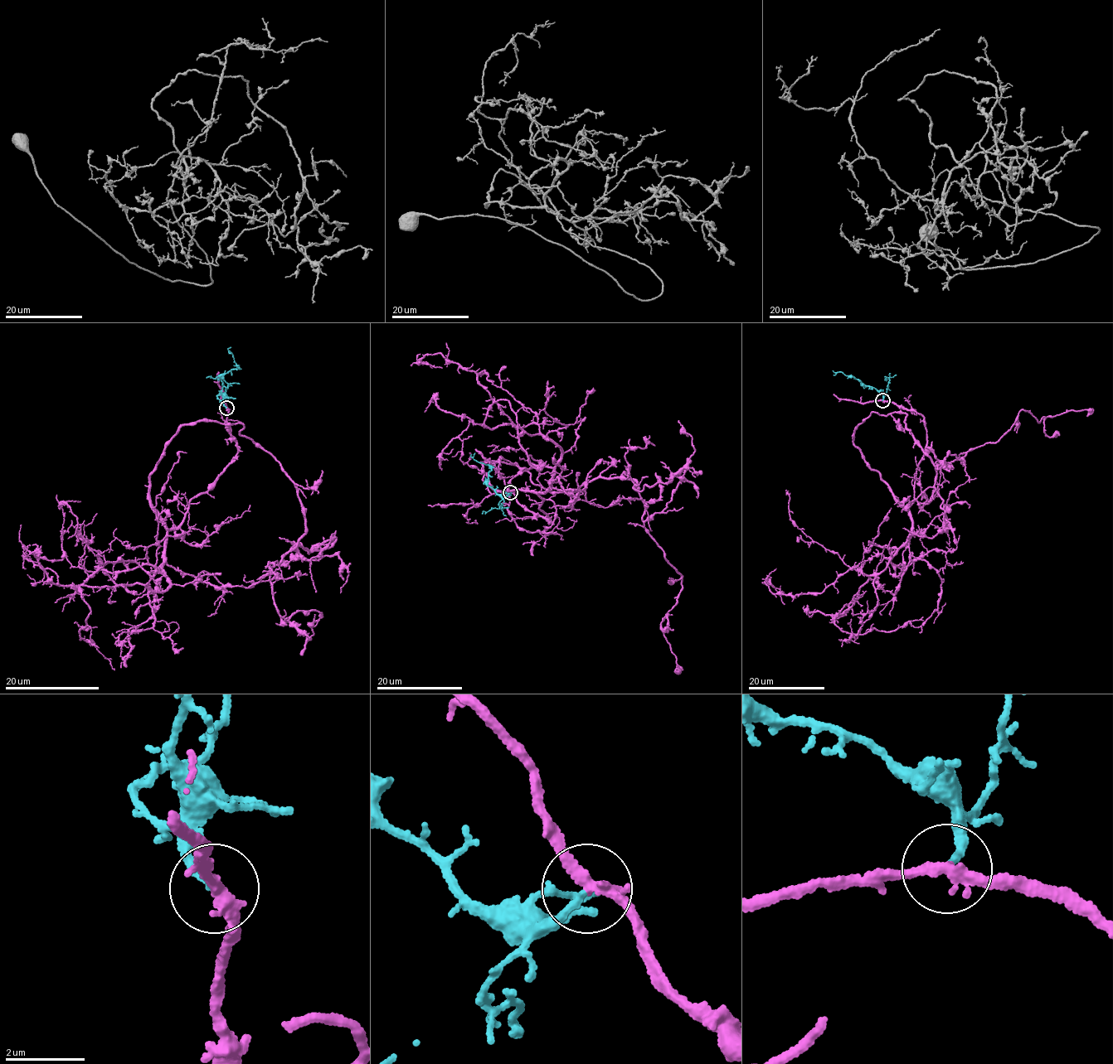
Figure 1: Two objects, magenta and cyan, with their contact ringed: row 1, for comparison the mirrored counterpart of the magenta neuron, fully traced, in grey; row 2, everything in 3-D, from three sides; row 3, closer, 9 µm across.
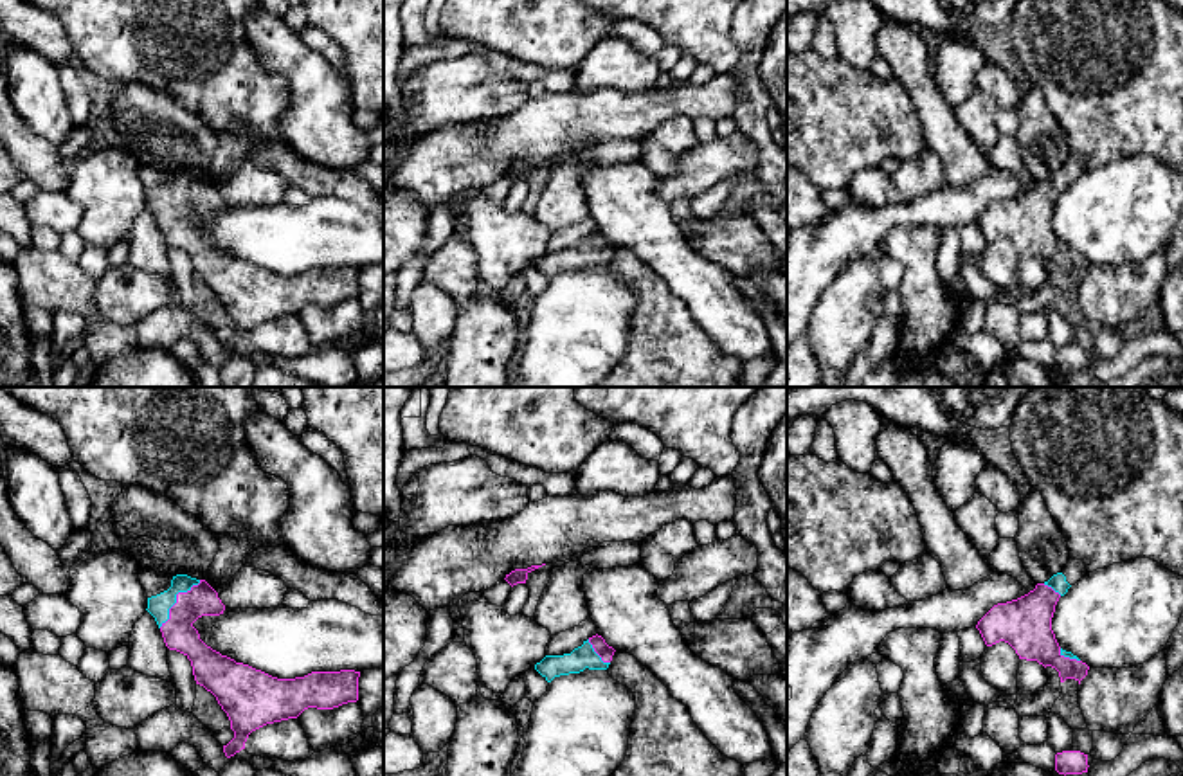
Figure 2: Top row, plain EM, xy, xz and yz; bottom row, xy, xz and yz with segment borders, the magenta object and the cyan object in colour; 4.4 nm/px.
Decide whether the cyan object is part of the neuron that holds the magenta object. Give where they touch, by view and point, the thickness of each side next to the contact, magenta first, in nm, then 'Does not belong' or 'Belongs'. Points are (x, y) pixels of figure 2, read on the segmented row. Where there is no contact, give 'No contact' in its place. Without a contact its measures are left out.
Touches magenta at xy (177, 600). Thickness 150 nm (magenta) against 100 nm. Belongs

